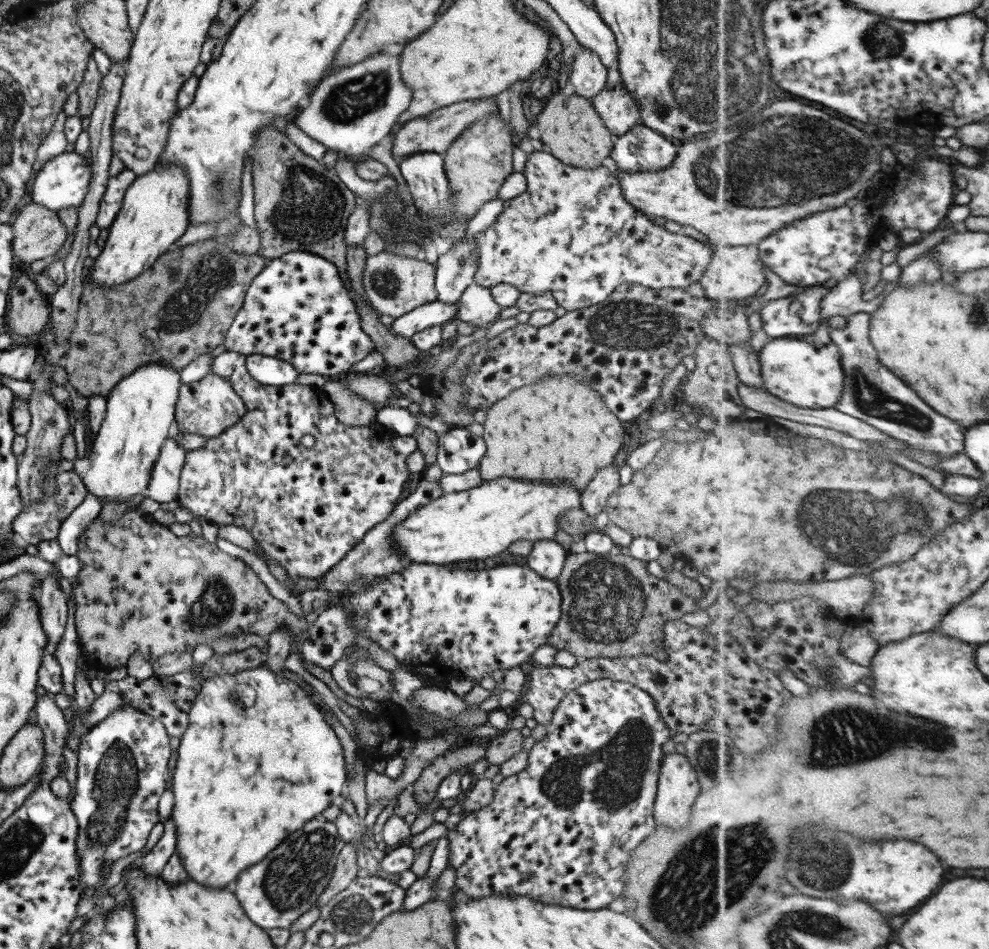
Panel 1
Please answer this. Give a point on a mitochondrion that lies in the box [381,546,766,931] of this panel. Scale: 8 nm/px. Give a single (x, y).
(614, 776)

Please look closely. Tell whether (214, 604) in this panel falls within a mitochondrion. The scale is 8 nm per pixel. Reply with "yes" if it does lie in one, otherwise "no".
yes

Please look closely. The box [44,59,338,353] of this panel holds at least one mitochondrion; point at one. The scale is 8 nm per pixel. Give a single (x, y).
(210, 275)

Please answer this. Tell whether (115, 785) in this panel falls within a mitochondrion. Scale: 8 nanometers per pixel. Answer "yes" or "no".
yes

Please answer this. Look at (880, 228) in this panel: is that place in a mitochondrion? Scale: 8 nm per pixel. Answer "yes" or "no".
no

